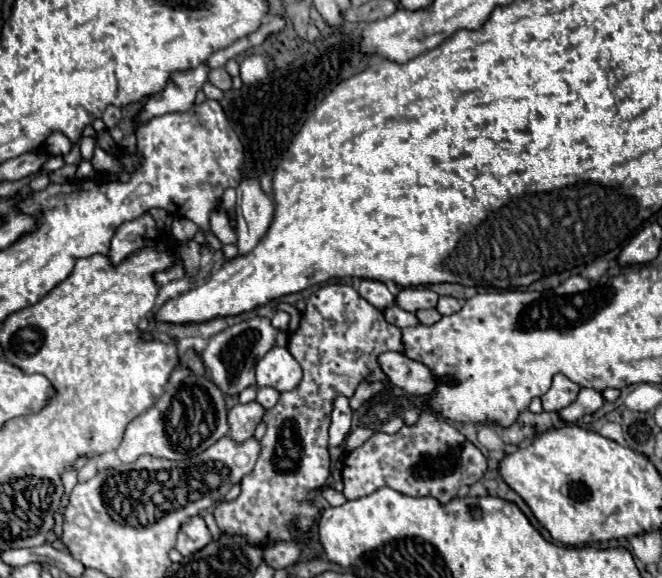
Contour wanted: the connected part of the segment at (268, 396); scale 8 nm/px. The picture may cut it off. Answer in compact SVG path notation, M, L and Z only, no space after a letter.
M260 387L260 389L258 389L258 395L256 395L256 401L258 401L264 409L270 409L270 407L276 405L278 397L280 397L280 393L278 393L276 389L272 389L272 387Z

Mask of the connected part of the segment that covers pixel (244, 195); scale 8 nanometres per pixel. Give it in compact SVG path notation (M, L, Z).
M246 177L238 187L238 201L236 201L236 235L238 235L238 251L240 255L250 253L262 235L266 233L272 215L274 203L262 191L260 181L256 177Z

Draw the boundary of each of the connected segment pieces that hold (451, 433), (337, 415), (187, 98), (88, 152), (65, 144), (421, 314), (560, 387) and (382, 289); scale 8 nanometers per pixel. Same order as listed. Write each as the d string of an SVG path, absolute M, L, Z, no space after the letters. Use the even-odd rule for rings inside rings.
M422 413L416 423L404 425L398 433L374 433L362 447L350 451L342 479L346 499L370 495L386 485L410 497L434 497L444 505L454 499L462 487L476 483L484 471L486 459L476 445L444 419Z
M338 397L334 401L334 411L332 411L332 425L330 425L330 447L340 447L348 433L350 433L350 425L352 425L352 409L346 397Z
M202 63L200 67L196 67L192 71L174 73L170 83L166 85L166 89L148 99L148 103L144 105L144 111L138 115L138 119L146 121L146 119L160 117L160 115L174 113L174 111L188 111L194 105L196 93L208 81L208 73L210 73L208 63Z
M82 137L80 139L80 153L82 159L91 161L94 149L95 149L95 143L92 137Z
M52 133L48 139L46 139L46 143L44 143L44 151L46 153L50 153L52 151L52 155L66 155L68 151L70 151L70 147L72 147L72 143L70 143L70 139L66 141L66 135L64 133Z
M422 309L416 313L416 317L420 319L420 323L424 325L432 325L432 323L438 323L442 319L442 315L436 311L436 309Z
M562 373L554 375L552 387L542 395L544 411L560 411L560 409L568 407L576 399L578 391L580 391L580 387L576 383L572 383L566 375L562 375Z
M362 279L358 291L360 291L360 295L362 295L368 303L372 303L372 305L378 307L378 309L386 309L386 307L390 307L390 305L396 303L396 297L394 297L394 295L388 291L388 287L386 287L384 283L380 283L380 281Z

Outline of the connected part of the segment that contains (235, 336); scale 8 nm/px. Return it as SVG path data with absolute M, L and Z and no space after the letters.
M254 317L254 319L232 325L228 329L220 331L218 335L210 337L206 349L200 353L200 359L206 367L206 371L210 371L212 383L216 383L216 387L220 387L222 395L236 397L246 387L256 385L254 367L274 347L274 339L276 339L276 329L270 325L270 319Z

